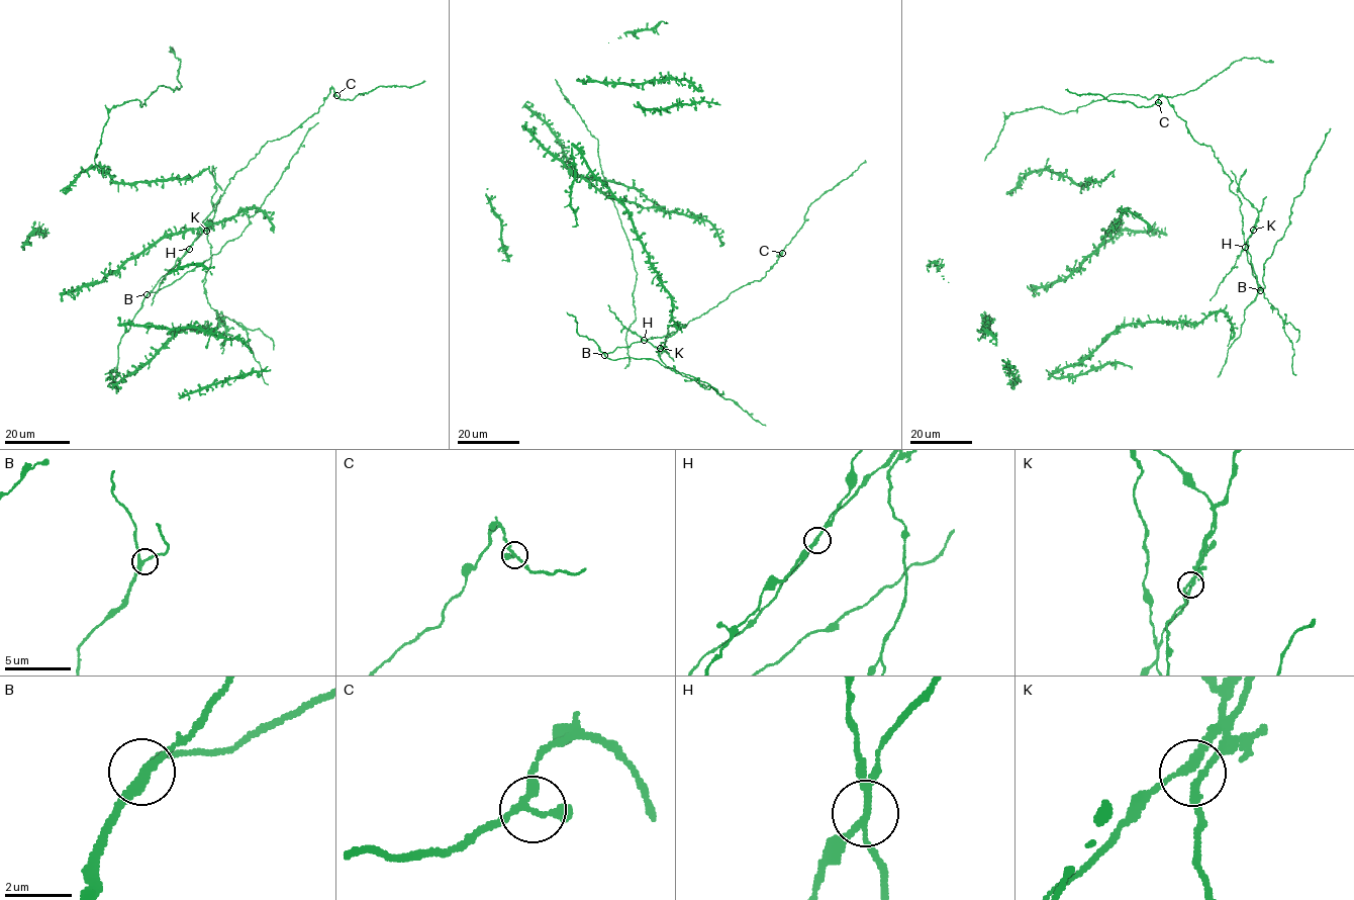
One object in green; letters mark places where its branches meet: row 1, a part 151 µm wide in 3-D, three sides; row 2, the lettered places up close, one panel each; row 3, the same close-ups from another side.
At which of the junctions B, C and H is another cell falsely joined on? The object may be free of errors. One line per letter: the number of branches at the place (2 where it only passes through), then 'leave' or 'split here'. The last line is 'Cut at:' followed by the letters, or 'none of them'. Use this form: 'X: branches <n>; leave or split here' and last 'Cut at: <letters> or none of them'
B: branches 3; leave
C: branches 3; leave
H: branches 3; split here
Cut at: H

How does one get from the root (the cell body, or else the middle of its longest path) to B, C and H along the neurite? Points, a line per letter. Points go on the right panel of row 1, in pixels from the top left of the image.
B: (1244, 196), (1258, 212), (1245, 251), (1260, 290)
C: (1244, 196), (1258, 212), (1245, 242), (1241, 202), (1212, 148), (1192, 138), (1164, 96), (1158, 102)
H: (1244, 196), (1258, 212), (1245, 247)

